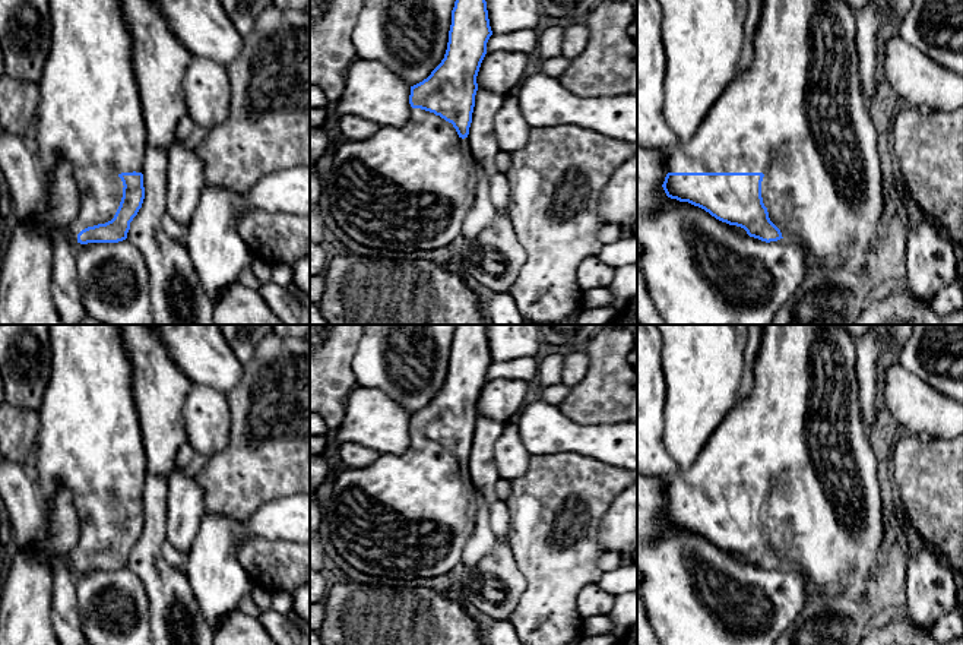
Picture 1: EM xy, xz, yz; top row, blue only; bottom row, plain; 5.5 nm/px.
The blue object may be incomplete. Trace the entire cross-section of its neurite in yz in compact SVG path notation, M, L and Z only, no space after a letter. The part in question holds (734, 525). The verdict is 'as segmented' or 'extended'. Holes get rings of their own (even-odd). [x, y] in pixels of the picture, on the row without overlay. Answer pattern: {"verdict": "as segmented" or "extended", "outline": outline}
{"verdict": "extended", "outline": "M763 325L761 345L754 366L753 391L732 405L694 464L688 469L680 469L669 478L665 489L668 502L662 512L666 524L699 534L716 547L741 554L750 565L761 569L796 567L801 570L810 591L842 595L855 601L864 600L883 551L884 525L878 465L859 407L859 386L853 369L855 350L856 338L842 325Z"}

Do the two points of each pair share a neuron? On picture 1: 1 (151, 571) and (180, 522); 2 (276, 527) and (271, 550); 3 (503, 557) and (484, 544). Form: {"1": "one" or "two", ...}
{"1": "two", "2": "two", "3": "two"}

